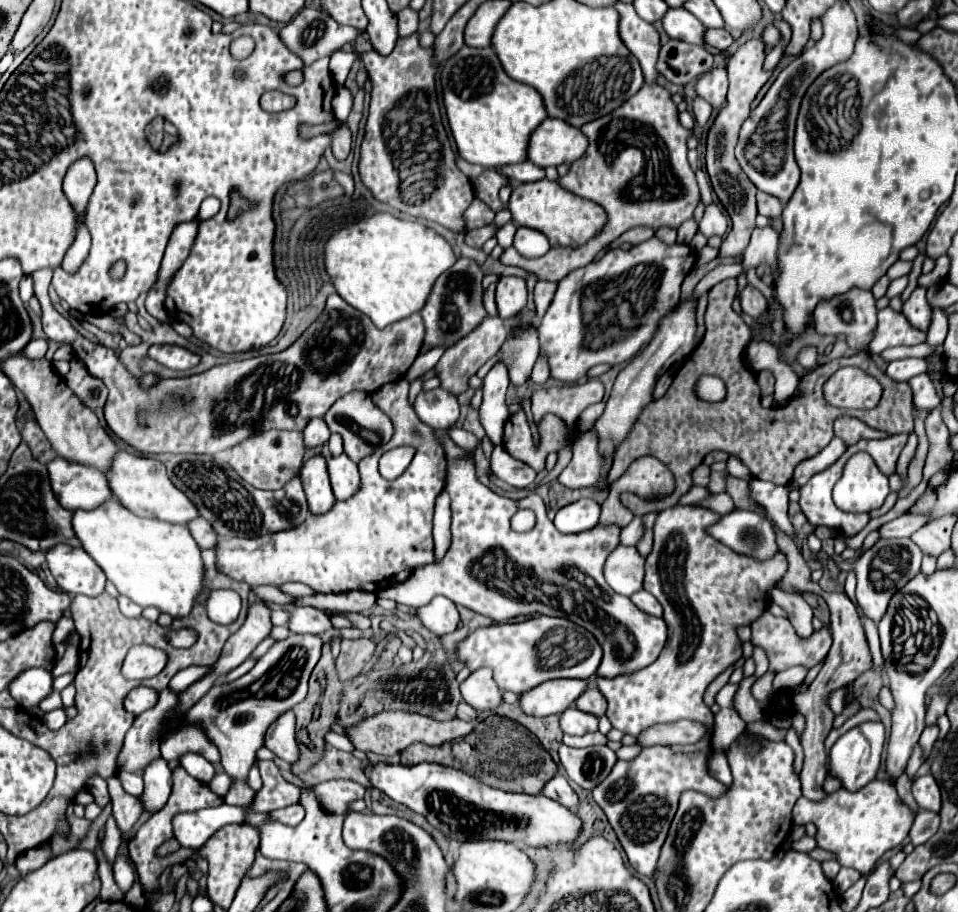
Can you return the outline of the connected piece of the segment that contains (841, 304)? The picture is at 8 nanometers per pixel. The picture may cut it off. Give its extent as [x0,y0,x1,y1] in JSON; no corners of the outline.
[814,290,876,350]

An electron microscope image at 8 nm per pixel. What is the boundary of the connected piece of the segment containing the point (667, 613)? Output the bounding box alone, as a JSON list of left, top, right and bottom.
[596,506,788,736]

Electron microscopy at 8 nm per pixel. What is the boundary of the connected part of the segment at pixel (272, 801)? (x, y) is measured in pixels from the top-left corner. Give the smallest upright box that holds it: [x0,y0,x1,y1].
[252,760,300,810]

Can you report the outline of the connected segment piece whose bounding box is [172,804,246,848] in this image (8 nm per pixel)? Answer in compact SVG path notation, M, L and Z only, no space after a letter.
M228 804L216 808L204 808L196 812L180 812L172 818L174 836L184 848L202 848L206 840L222 826L242 822L246 816L244 808L234 808Z

